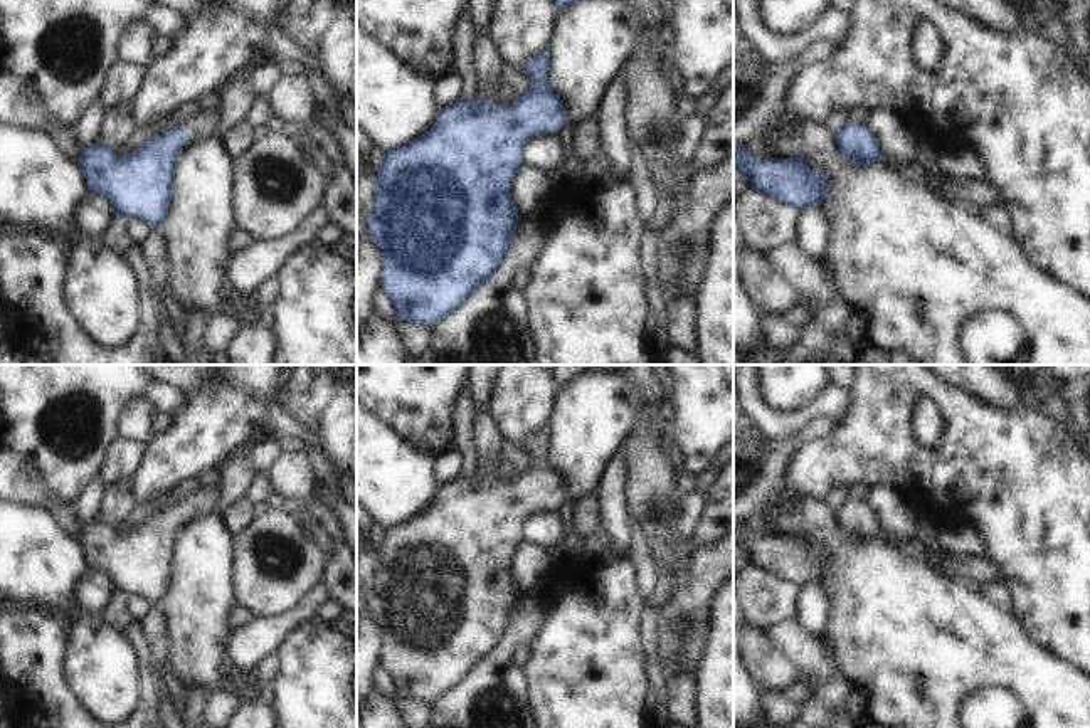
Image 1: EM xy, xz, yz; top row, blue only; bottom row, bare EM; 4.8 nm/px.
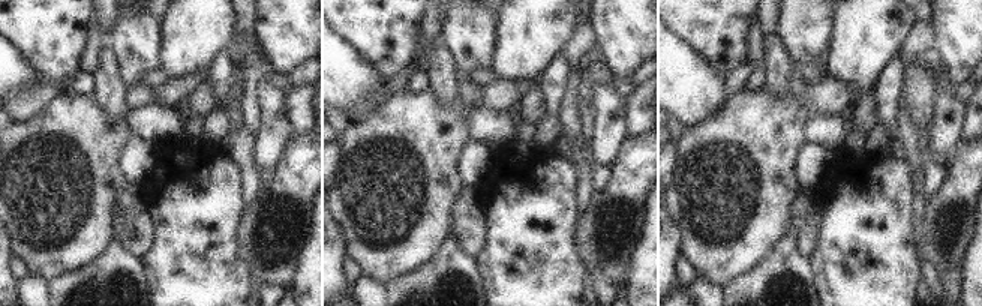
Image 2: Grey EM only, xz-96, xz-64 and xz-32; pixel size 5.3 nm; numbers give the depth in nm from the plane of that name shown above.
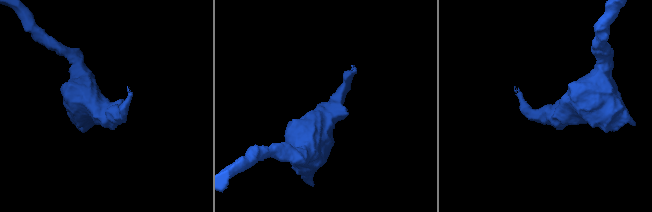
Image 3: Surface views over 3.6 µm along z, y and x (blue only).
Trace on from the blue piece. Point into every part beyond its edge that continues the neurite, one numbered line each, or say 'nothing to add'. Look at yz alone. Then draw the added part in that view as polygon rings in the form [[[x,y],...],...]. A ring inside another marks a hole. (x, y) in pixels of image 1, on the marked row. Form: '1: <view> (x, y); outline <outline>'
nothing to add

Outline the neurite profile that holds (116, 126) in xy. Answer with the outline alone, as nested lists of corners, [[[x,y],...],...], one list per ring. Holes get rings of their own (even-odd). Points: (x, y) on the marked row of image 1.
[[[118,104],[104,113],[101,121],[101,145],[118,151],[136,129],[131,119],[131,104]]]

